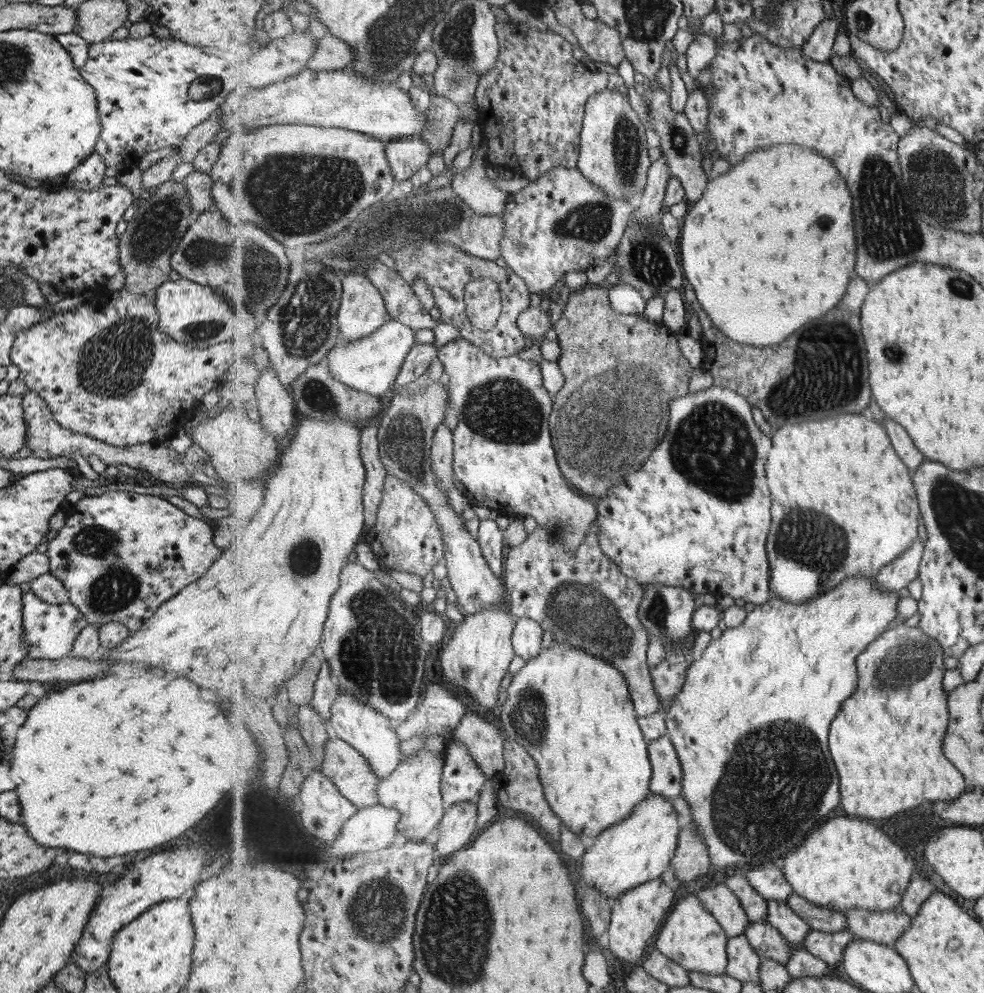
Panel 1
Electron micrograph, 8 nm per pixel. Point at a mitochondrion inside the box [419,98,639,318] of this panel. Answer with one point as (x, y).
(591, 222)

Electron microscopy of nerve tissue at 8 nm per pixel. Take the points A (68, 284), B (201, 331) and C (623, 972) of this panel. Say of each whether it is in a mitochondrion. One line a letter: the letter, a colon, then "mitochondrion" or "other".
A: other
B: mitochondrion
C: other

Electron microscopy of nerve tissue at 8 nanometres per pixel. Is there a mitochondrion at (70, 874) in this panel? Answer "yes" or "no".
no

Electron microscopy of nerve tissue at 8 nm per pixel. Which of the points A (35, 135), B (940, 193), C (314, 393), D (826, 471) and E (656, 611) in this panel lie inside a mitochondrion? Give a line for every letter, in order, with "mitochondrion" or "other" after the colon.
A: other
B: mitochondrion
C: mitochondrion
D: other
E: mitochondrion

